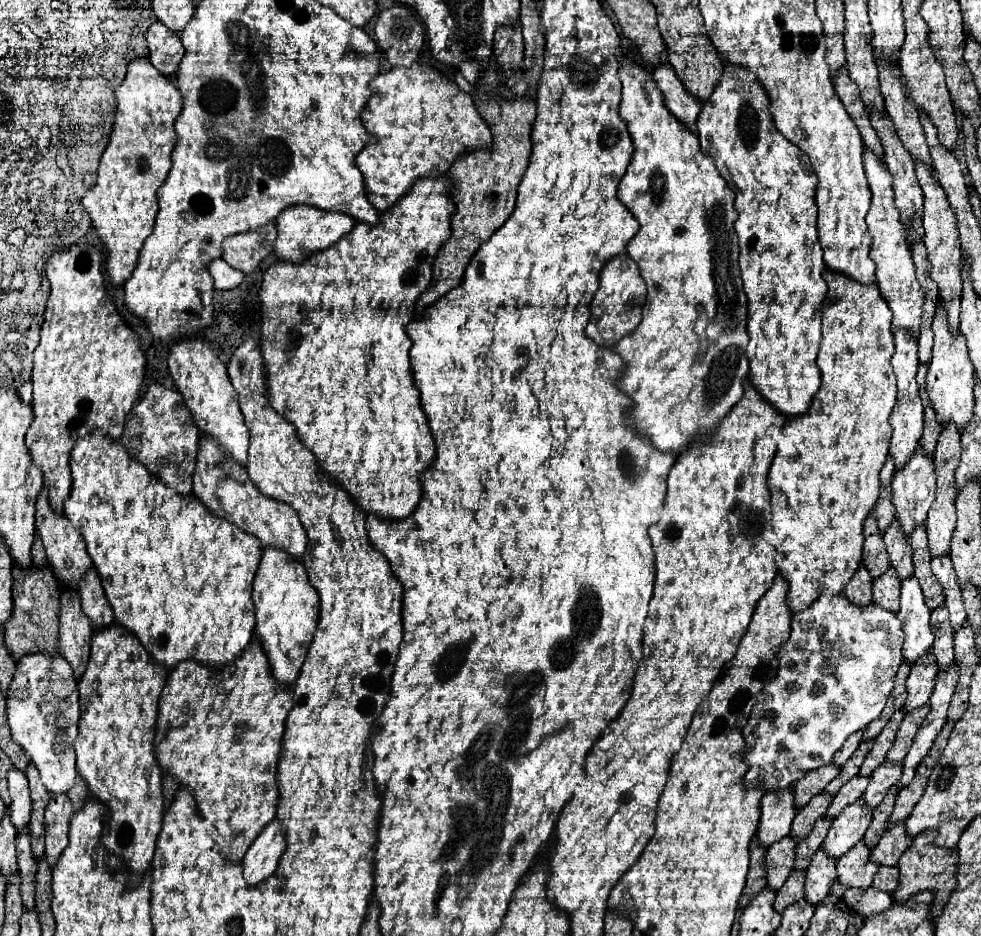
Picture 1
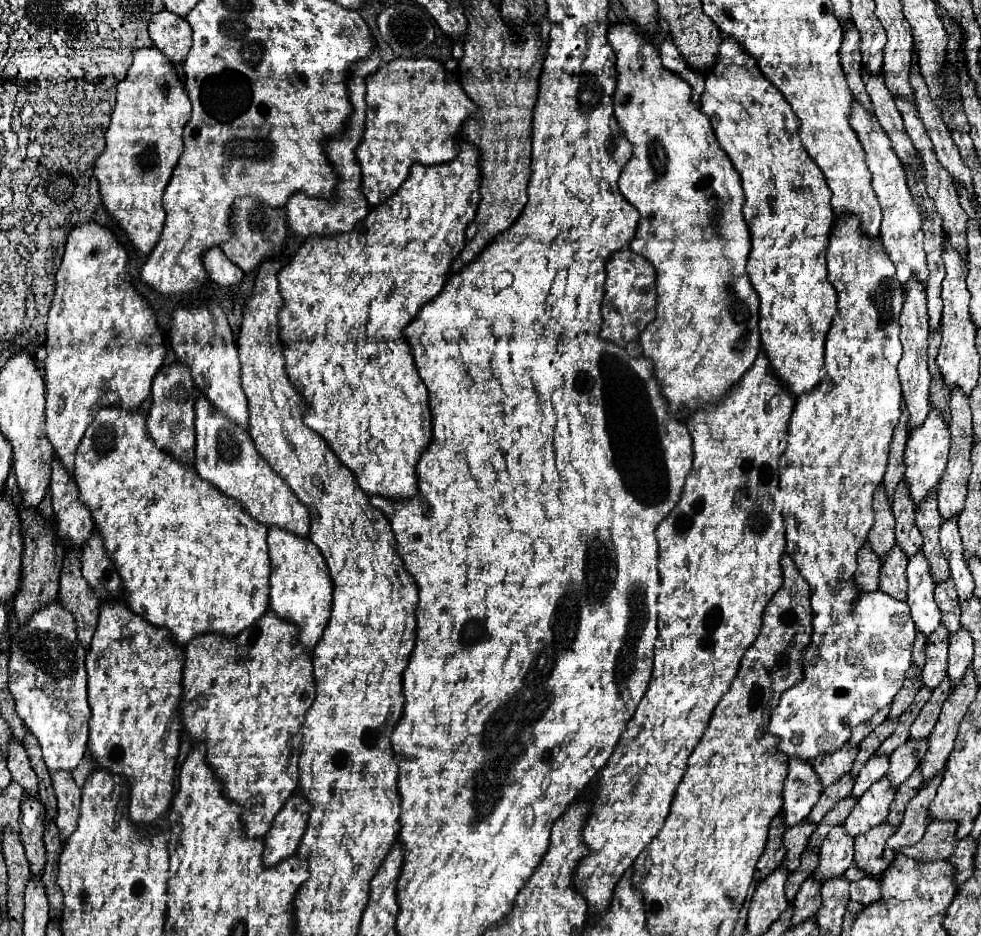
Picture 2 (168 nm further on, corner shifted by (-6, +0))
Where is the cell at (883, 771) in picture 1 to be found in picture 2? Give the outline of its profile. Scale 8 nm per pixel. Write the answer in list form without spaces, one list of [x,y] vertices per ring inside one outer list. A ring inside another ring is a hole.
[[[910,738],[900,748],[896,748],[894,754],[890,754],[890,768],[886,774],[890,782],[900,786],[924,760],[926,750],[928,750],[928,738],[920,738],[920,740]]]

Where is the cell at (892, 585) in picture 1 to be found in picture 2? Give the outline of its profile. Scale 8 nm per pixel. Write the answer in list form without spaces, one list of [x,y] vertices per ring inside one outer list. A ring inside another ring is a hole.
[[[896,544],[884,558],[880,570],[880,590],[890,594],[892,598],[906,600],[906,564],[908,556]]]

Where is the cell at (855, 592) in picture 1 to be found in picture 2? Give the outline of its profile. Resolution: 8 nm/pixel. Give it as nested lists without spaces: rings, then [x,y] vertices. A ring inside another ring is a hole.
[[[866,542],[858,550],[858,570],[854,574],[856,586],[860,592],[874,592],[878,590],[878,574],[880,574],[882,560],[874,554],[870,544]]]

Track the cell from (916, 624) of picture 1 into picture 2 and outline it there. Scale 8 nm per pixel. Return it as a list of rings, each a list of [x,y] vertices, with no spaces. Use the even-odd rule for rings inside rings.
[[[922,552],[908,558],[908,606],[916,628],[930,636],[940,624],[940,608],[934,602],[934,580],[928,572],[928,560]]]

